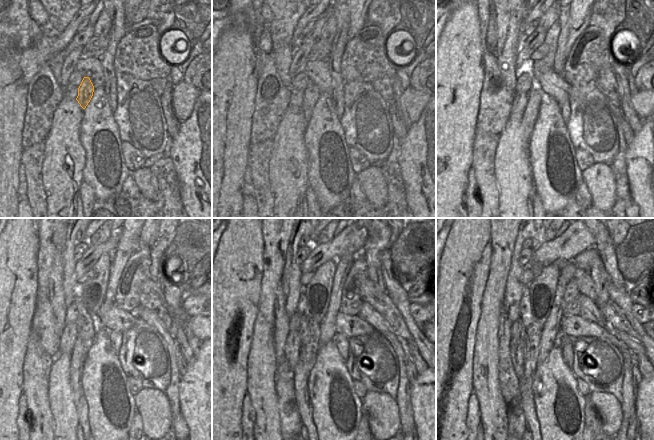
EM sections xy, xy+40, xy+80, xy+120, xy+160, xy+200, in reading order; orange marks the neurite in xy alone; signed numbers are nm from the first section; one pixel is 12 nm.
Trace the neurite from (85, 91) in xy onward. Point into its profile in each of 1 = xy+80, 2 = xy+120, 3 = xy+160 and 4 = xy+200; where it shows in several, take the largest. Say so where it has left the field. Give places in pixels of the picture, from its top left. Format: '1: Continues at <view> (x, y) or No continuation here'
1: Continues at xy+80 (534, 96)
2: Continues at xy+120 (86, 332)
3: Continues at xy+160 (308, 334)
4: Continues at xy+200 (531, 334).

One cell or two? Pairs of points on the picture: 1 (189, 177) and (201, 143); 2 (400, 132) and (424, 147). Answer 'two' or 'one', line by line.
1: one
2: two

